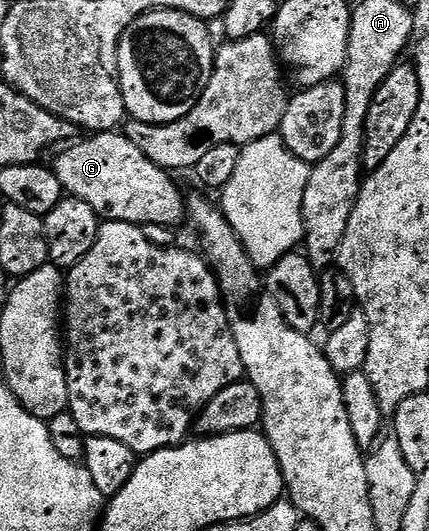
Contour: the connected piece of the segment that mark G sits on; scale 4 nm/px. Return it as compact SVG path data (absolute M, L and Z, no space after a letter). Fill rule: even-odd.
M120 131L98 132L86 135L68 146L62 147L56 153L57 161L51 164L52 170L59 178L62 189L68 195L87 202L98 214L102 221L118 220L128 224L142 226L145 224L162 224L164 227L176 229L180 220L184 221L187 216L187 196L177 189L177 184L172 180L170 173L161 168L135 142L131 142Z

